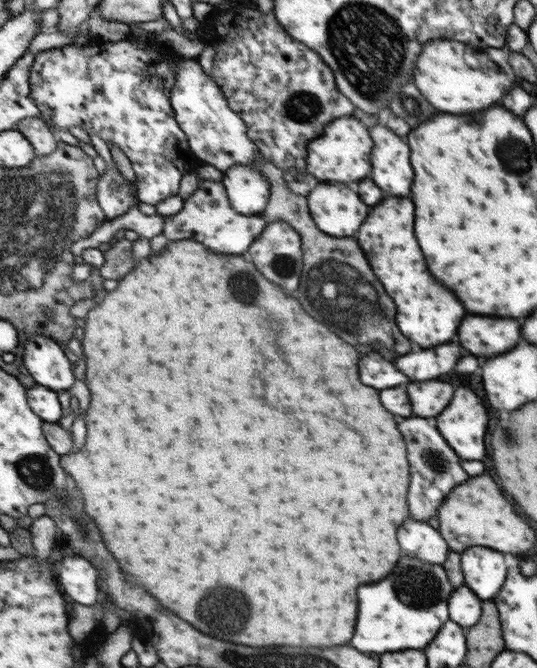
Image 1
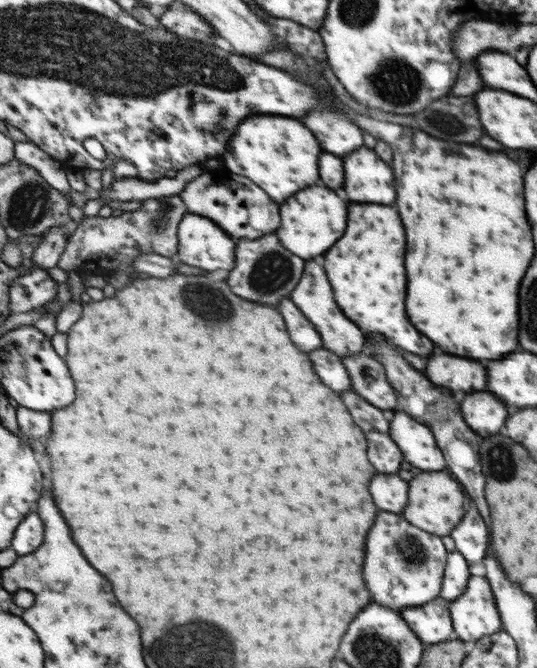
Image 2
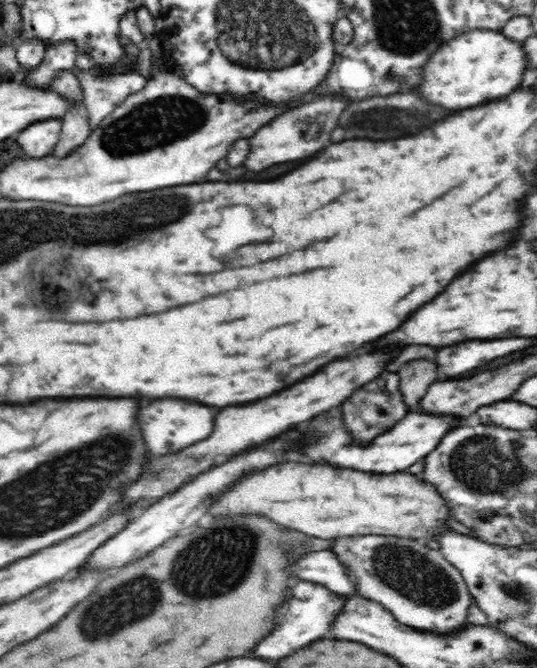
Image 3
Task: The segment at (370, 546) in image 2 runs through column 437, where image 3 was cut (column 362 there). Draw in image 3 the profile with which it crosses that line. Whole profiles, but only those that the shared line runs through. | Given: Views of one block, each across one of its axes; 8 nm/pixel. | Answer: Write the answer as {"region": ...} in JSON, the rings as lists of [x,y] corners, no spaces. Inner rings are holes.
{"region":[[[368,533],[356,538],[338,537],[338,546],[333,554],[353,580],[357,594],[380,603],[396,617],[397,622],[435,634],[452,634],[456,628],[468,628],[466,608],[470,604],[469,588],[460,571],[440,551],[434,552],[434,549],[418,544],[418,540],[412,537]]]}

